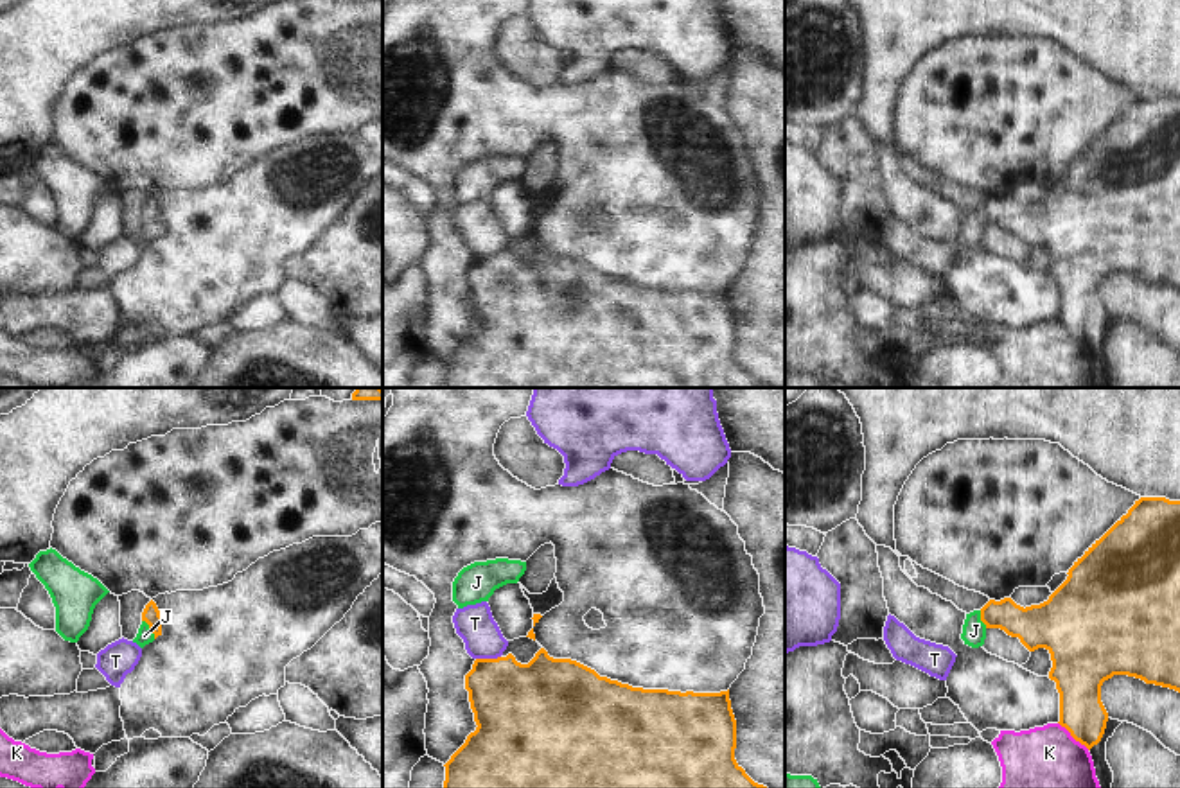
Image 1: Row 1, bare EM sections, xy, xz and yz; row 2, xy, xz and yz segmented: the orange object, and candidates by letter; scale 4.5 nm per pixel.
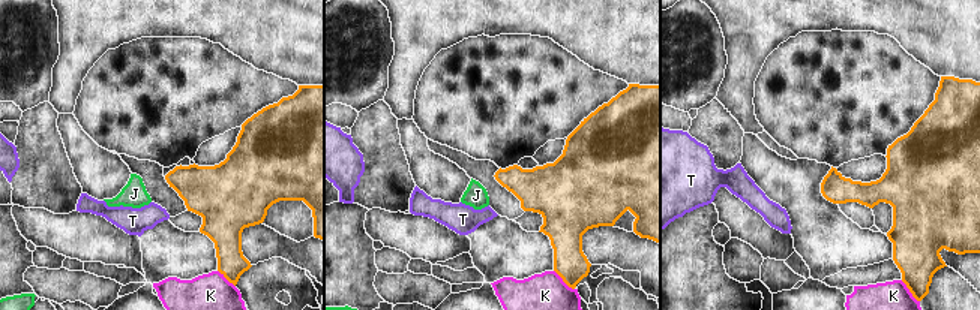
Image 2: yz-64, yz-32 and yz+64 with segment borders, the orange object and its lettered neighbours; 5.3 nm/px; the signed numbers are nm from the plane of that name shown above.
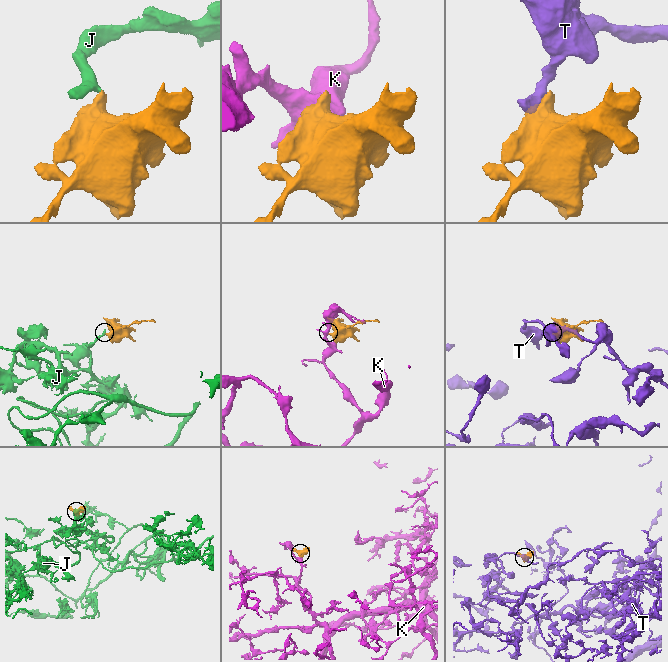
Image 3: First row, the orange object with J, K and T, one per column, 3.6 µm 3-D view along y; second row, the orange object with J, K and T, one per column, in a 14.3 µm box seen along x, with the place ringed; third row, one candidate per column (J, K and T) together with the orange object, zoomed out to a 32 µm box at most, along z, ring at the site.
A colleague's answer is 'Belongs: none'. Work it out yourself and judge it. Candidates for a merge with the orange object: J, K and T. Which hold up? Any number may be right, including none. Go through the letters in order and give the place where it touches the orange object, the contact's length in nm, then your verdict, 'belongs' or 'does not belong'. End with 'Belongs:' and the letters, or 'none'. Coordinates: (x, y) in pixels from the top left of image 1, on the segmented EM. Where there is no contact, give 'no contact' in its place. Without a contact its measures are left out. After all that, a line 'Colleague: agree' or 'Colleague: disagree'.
J: meets orange in xy at (149, 627); contact 110 nm long; belongs
K: meets orange in yz at (1074, 738); contact 190 nm long; does not belong
T: meets orange in xz at (487, 659); contact 110 nm long; does not belong
Belongs: J
Colleague: disagree

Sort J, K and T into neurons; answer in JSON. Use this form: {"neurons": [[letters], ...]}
{"neurons": [["J"], ["K"], ["T"]]}

